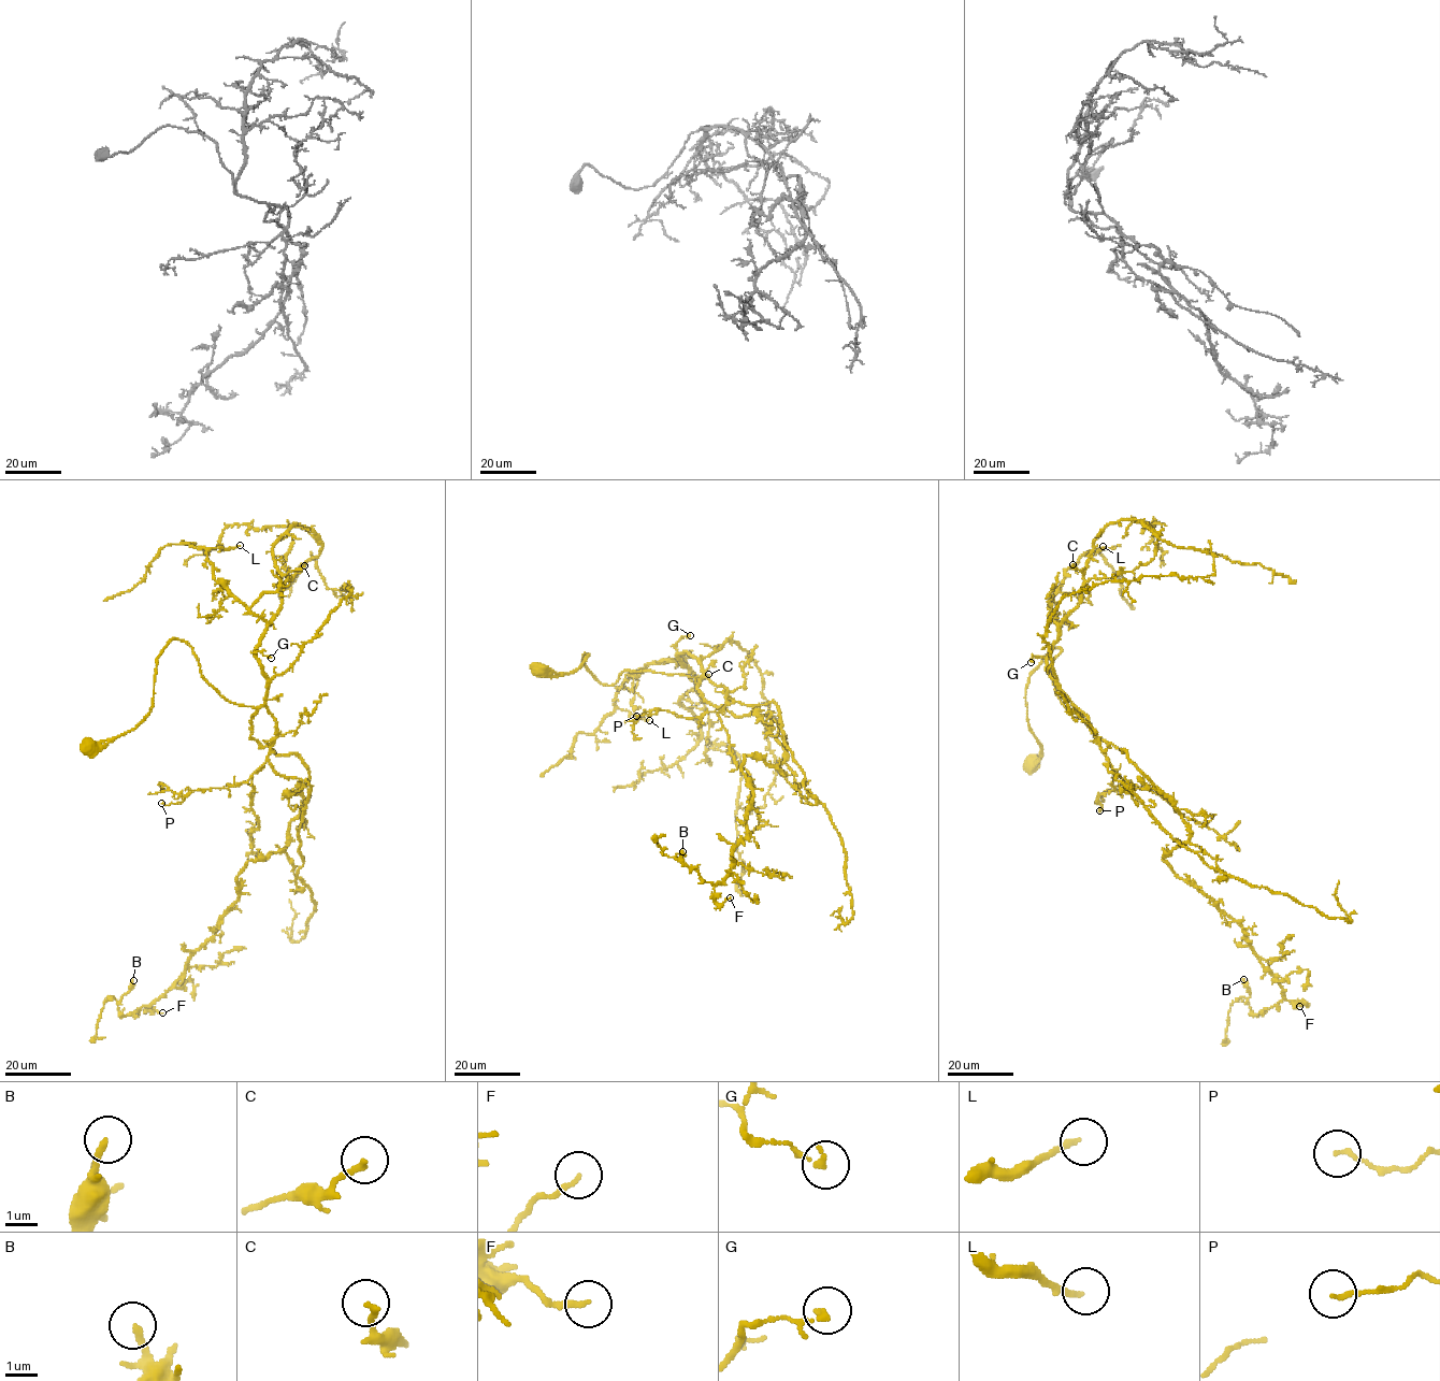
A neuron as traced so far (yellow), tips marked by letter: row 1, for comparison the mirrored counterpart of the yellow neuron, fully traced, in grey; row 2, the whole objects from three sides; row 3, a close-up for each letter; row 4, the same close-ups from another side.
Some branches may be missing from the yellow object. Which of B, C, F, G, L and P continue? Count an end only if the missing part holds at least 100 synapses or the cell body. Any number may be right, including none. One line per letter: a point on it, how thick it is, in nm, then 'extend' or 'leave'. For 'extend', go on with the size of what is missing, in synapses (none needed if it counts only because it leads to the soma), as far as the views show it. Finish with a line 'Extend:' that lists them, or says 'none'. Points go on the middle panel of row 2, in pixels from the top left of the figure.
B: (682, 851) | 200 nm | leave
C: (708, 674) | 180 nm | leave
F: (730, 897) | 180 nm | leave
G: (690, 635) | 130 nm | leave
L: (649, 720) | 160 nm | leave
P: (636, 716) | 110 nm | leave
Extend: none

